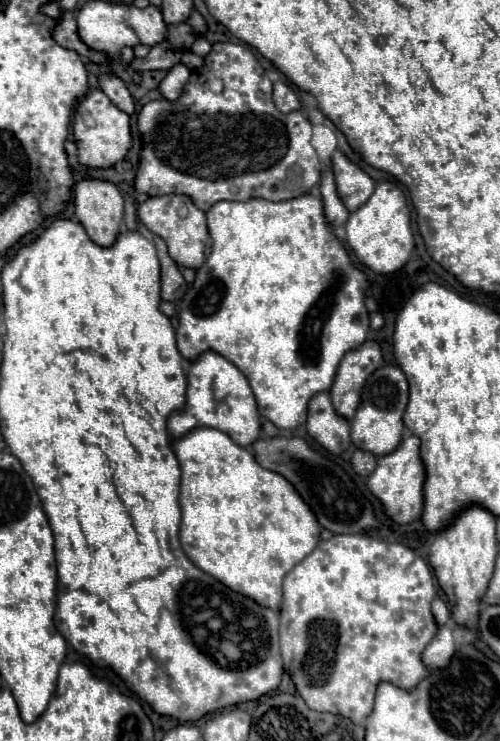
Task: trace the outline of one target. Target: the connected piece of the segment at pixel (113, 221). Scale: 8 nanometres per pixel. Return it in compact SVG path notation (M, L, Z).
M100 179L80 181L74 189L76 219L100 247L112 247L120 233L124 201L116 185Z

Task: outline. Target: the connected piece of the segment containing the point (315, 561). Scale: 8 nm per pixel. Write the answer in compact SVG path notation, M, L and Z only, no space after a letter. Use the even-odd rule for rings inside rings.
M334 535L328 541L320 541L316 549L300 561L284 577L282 587L280 651L284 671L292 677L296 693L310 709L364 725L374 707L376 687L382 681L410 691L428 677L430 669L422 661L422 651L438 631L430 613L436 589L428 563L410 547L372 535Z

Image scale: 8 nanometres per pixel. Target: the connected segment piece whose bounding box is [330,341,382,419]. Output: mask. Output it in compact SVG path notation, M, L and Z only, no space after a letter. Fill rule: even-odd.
M366 341L358 349L346 353L346 357L340 361L338 373L330 389L330 399L338 415L342 415L344 419L354 417L360 403L362 385L368 375L380 367L380 363L382 353L374 341Z

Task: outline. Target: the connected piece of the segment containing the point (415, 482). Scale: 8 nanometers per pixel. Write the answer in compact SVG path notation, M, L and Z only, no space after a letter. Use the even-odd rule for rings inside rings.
M406 435L396 451L382 455L378 459L378 467L368 479L370 493L382 503L384 513L398 525L412 523L422 515L422 483L424 483L424 465L420 459L420 439L416 435Z

